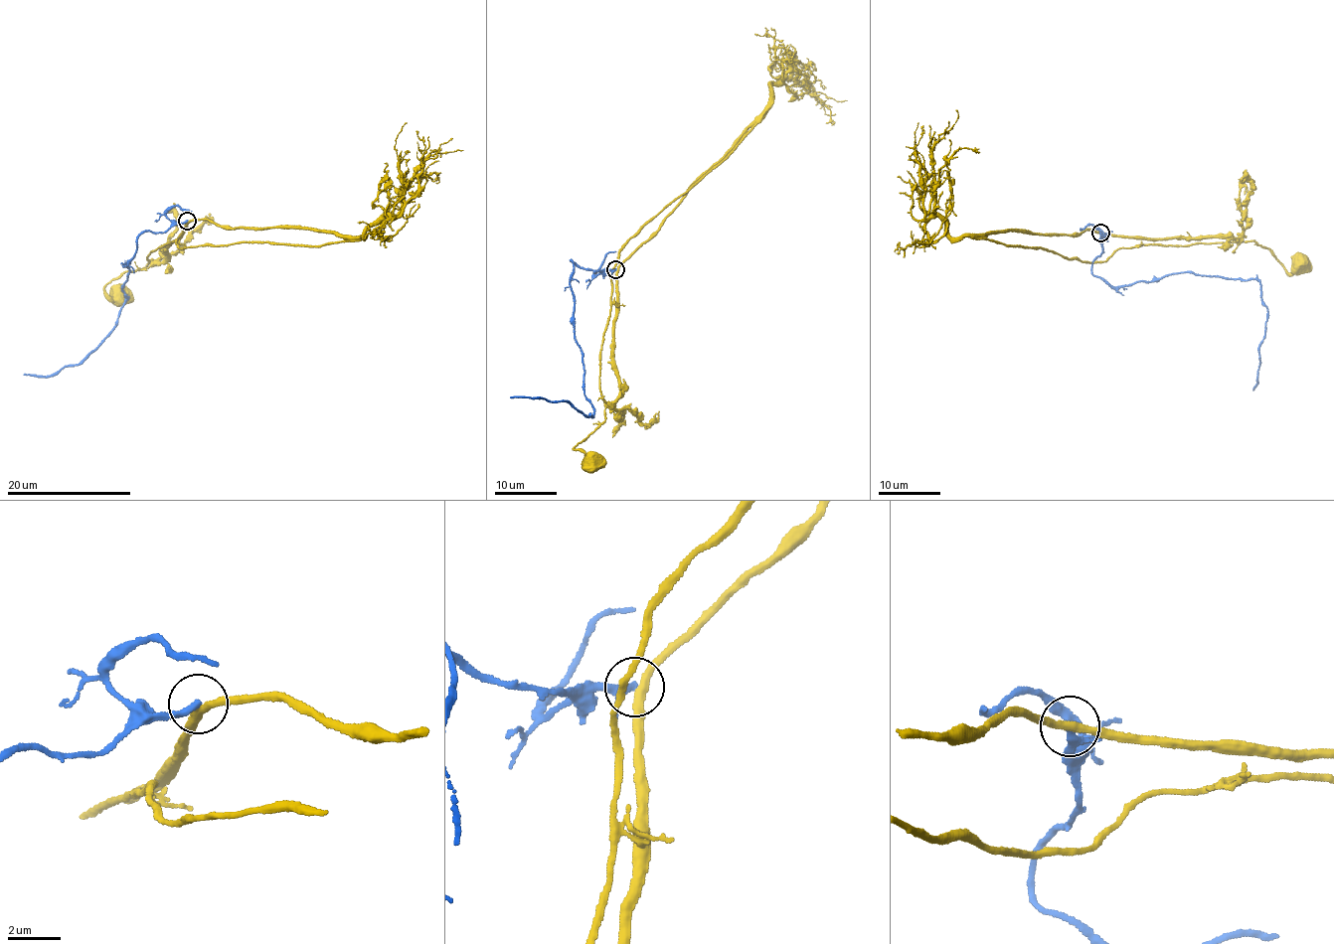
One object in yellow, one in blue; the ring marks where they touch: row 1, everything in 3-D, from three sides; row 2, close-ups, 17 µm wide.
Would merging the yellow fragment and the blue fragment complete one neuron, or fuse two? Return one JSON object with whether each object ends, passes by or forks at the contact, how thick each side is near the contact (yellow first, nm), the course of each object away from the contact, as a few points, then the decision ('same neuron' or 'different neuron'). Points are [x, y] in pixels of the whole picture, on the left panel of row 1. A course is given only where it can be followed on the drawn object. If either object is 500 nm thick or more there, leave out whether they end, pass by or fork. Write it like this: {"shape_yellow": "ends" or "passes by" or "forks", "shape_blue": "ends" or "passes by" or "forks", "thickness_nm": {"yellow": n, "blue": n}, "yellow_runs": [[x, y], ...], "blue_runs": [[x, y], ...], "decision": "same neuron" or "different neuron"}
{"shape_yellow": "passes by", "shape_blue": "passes by", "thickness_nm": {"yellow": 280, "blue": 200}, "yellow_runs": [[187, 221], [164, 254], [164, 262], [123, 272], [104, 288], [111, 298], [116, 295]], "blue_runs": [[187, 220], [138, 236], [121, 290], [127, 300], [110, 334], [78, 364], [45, 376], [23, 374]], "decision": "different neuron"}

